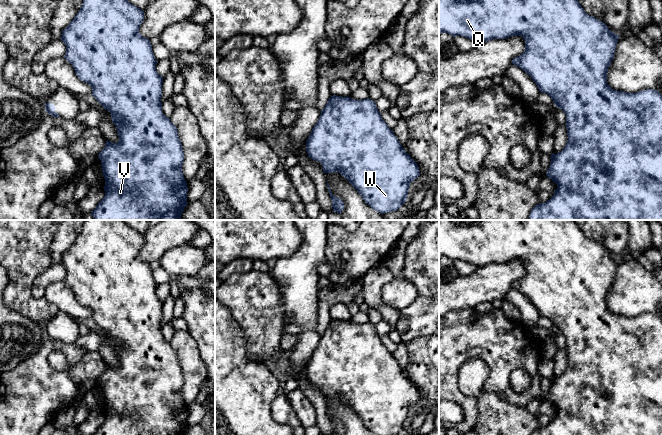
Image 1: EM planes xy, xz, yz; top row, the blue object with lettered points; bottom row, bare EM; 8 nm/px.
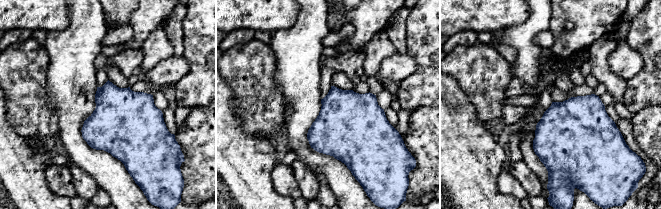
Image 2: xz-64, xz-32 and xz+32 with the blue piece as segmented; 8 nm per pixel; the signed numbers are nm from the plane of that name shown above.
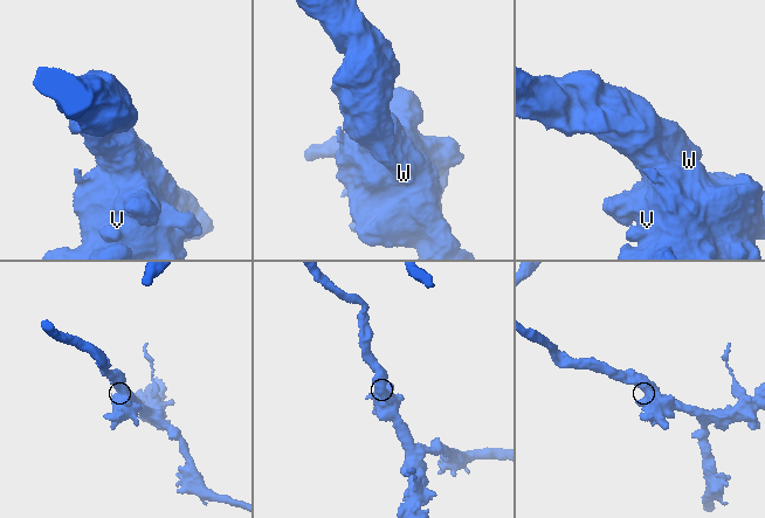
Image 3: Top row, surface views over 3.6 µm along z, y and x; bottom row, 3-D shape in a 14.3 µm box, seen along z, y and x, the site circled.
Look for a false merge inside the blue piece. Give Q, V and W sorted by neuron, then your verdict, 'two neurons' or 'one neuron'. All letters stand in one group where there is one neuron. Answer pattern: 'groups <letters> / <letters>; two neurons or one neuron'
groups Q V W; one neuron

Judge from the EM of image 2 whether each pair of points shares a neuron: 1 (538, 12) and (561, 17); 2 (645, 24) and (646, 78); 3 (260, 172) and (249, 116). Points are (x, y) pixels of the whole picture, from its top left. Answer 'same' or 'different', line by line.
1: different
2: same
3: different

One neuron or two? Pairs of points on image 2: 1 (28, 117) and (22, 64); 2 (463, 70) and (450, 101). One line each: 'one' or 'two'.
1: one
2: two

